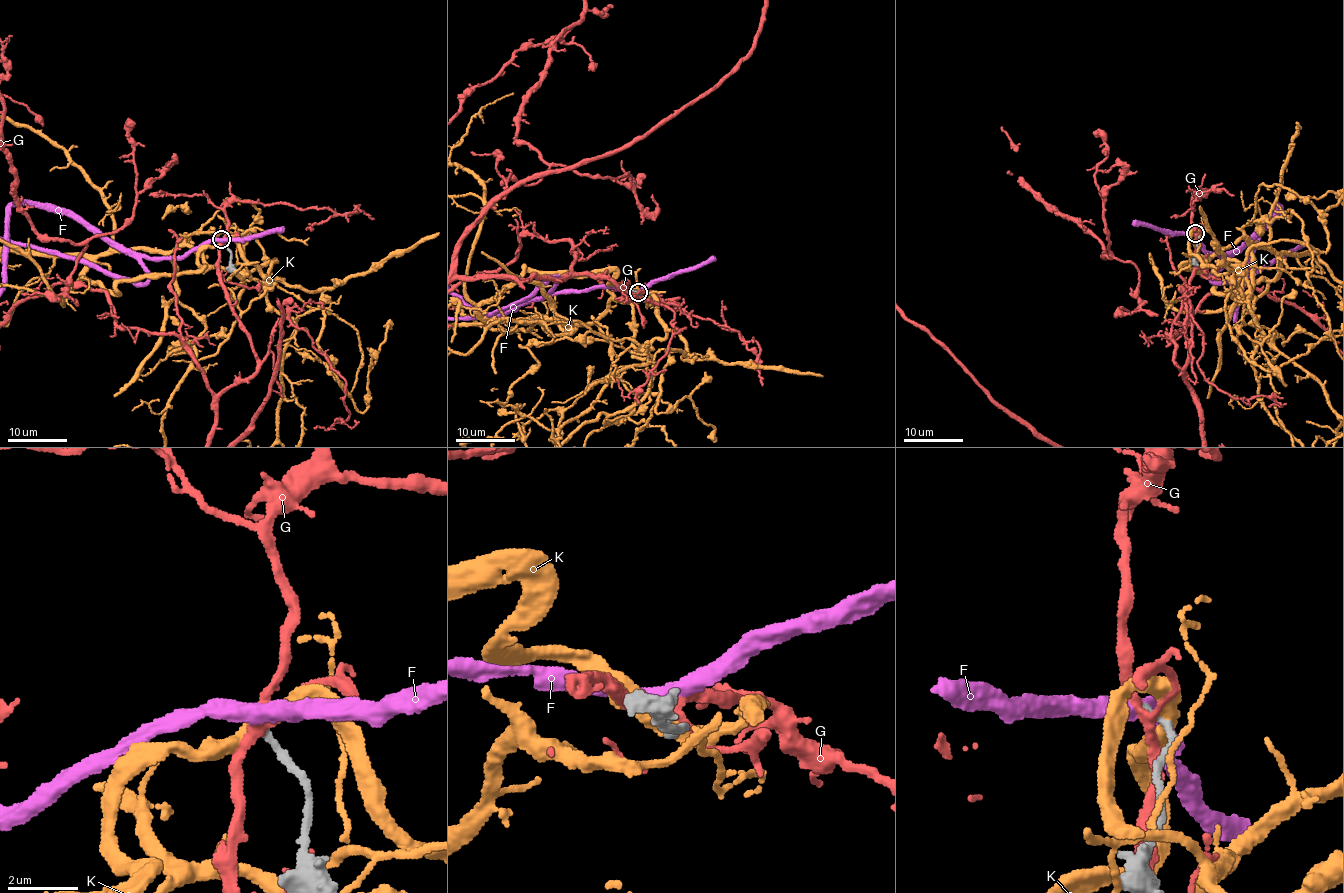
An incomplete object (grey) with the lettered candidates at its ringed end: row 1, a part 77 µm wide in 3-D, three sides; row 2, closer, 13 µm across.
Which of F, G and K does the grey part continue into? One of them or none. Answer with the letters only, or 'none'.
none

